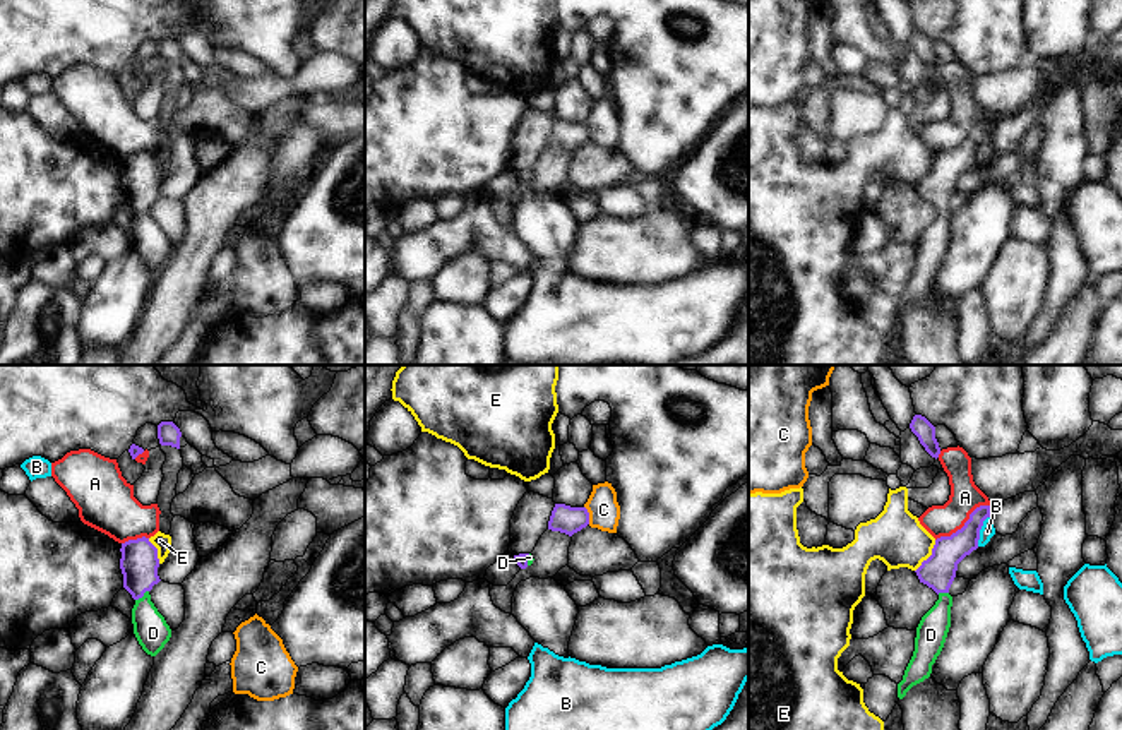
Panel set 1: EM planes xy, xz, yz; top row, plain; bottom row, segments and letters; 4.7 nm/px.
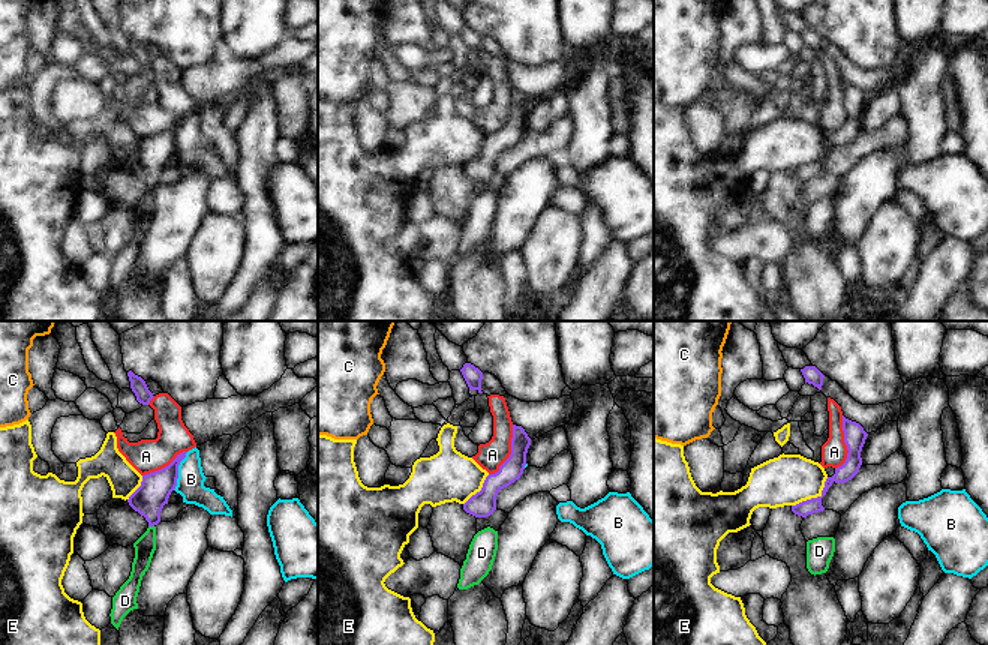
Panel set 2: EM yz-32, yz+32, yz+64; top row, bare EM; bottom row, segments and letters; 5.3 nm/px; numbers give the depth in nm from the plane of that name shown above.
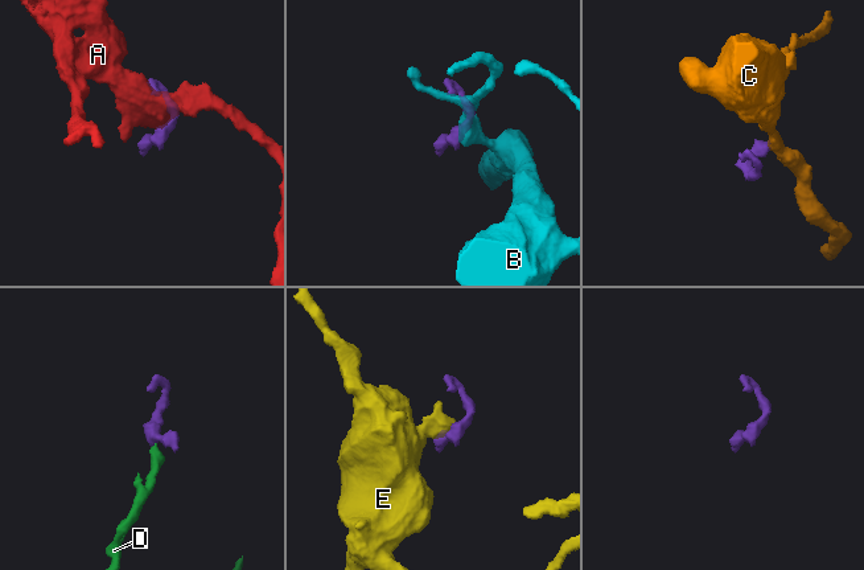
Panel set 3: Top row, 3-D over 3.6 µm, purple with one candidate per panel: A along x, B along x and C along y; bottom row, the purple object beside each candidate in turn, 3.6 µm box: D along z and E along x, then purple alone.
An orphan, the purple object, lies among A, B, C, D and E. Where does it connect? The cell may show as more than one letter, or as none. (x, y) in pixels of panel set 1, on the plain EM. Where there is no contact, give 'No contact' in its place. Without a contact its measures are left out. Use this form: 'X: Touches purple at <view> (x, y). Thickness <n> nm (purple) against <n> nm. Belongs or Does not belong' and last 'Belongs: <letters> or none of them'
A: Touches purple at yz (965, 139). Thickness 160 nm (purple) against 150 nm. Does not belong
B: Touches purple at yz (978, 148). Thickness 150 nm (purple) against 70 nm. Does not belong
C: Touches purple at xz (588, 131). Thickness 130 nm (purple) against 150 nm. Does not belong
D: Touches purple at xy (141, 213). Thickness 180 nm (purple) against 160 nm. Belongs
E: Touches purple at yz (931, 172). Thickness 160 nm (purple) against 260 nm. Does not belong
Belongs: D.

